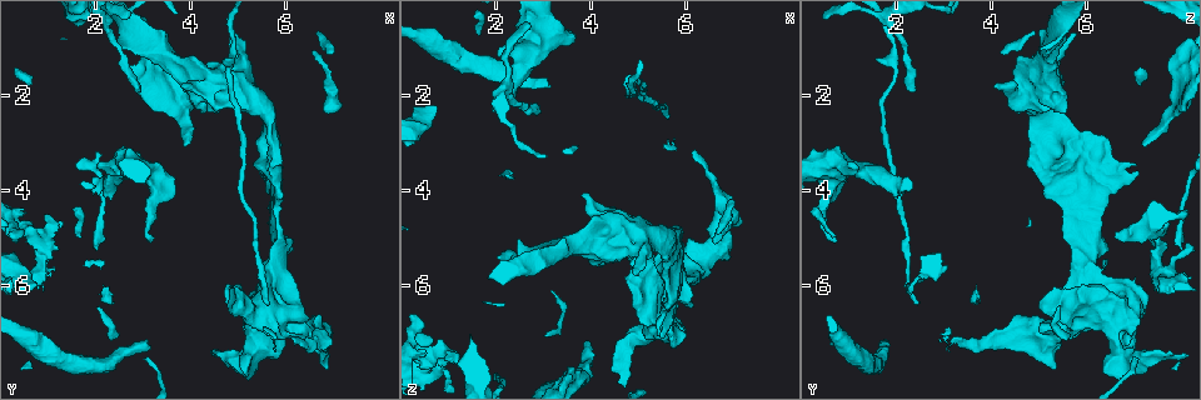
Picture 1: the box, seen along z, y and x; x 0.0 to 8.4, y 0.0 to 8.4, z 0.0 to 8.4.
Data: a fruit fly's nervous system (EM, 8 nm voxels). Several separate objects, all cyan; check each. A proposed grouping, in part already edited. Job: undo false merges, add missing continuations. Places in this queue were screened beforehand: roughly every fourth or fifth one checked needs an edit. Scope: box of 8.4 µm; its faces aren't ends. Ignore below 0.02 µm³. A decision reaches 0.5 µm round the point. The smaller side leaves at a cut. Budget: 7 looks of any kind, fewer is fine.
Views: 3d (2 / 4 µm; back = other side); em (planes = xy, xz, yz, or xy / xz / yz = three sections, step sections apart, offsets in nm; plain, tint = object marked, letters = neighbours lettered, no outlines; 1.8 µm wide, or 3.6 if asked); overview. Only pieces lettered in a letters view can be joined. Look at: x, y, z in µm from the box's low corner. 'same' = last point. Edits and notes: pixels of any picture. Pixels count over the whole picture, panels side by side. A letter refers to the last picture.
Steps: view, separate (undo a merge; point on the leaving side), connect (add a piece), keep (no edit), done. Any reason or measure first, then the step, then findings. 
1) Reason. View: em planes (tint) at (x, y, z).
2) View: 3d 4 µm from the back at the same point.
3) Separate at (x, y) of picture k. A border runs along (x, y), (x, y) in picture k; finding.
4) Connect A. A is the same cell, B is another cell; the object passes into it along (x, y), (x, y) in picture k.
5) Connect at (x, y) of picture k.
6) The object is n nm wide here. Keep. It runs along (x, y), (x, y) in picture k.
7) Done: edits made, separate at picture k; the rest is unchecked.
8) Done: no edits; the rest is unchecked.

An open end. View: 3d 4 µm at (3.10, 7.35, 1.80).

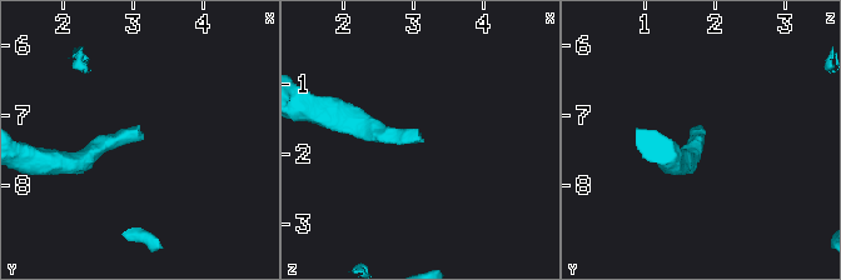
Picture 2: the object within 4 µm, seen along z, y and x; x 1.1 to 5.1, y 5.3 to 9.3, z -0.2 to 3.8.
View: em planes (letters) at (3.15, 7.30, 1.80).

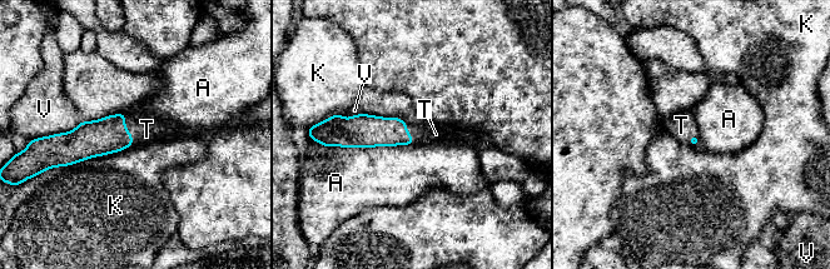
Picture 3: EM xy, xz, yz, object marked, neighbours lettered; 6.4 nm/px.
Connect T. T is the same cell, A, K and V are other cells; the object passes into it along (89, 139), (125, 129), (147, 129) in picture 3; the cell continues.

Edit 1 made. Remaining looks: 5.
Free end. View: 3d 2 µm at (3.95, 3.00, 7.25).

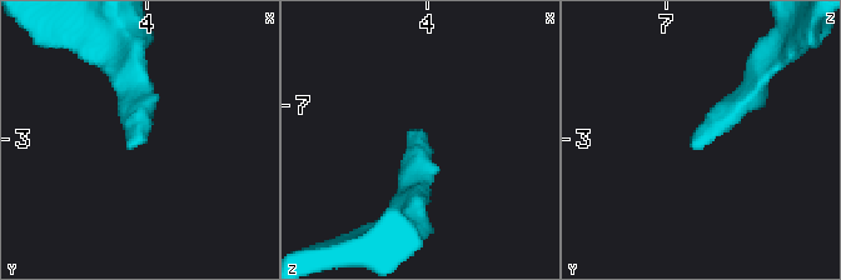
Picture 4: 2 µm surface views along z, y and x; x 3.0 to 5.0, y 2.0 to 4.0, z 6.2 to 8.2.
Shape alone is not enough. View: em planes (plain) at (3.96, 3.00, 7.18).

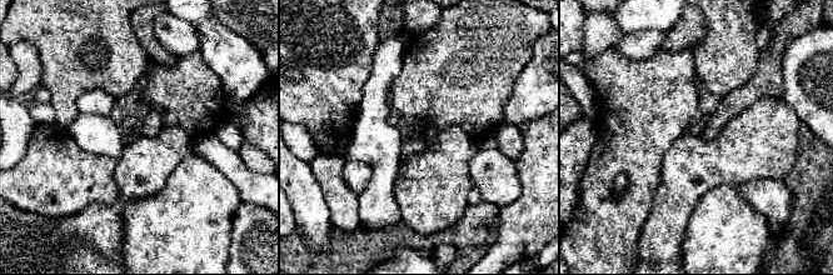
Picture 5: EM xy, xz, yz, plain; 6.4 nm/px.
See the neighbours. View: em planes (letters) at the same point.

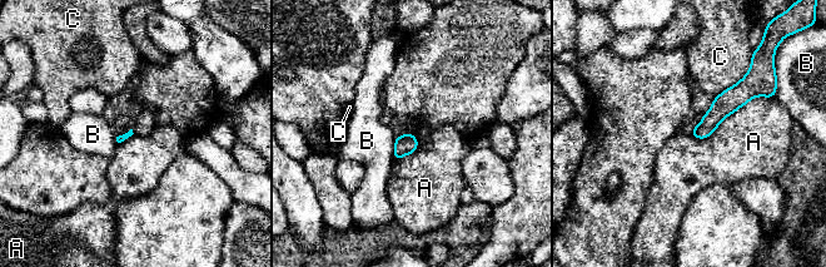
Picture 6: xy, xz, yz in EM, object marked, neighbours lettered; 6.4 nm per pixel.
Keep. A, B and C are other cells; it runs along (750, 87), (695, 132) in picture 6; none of them fits.

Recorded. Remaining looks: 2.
Done: edits made, connect at picture 3; the rest is unchecked.

